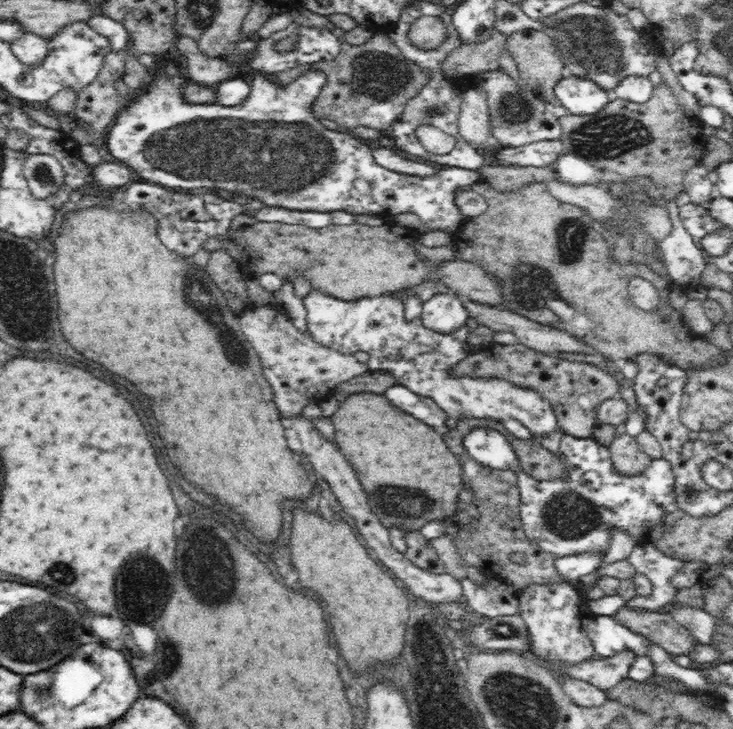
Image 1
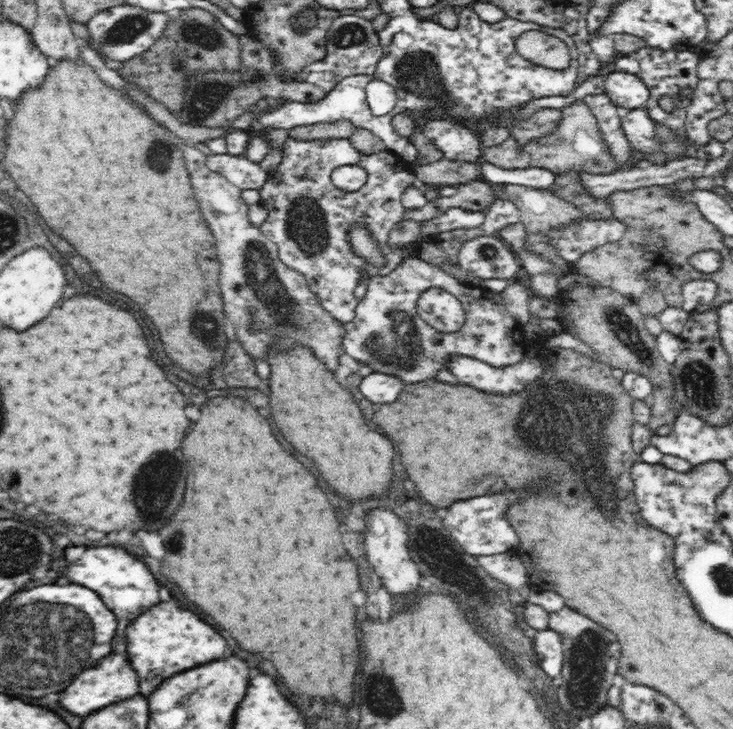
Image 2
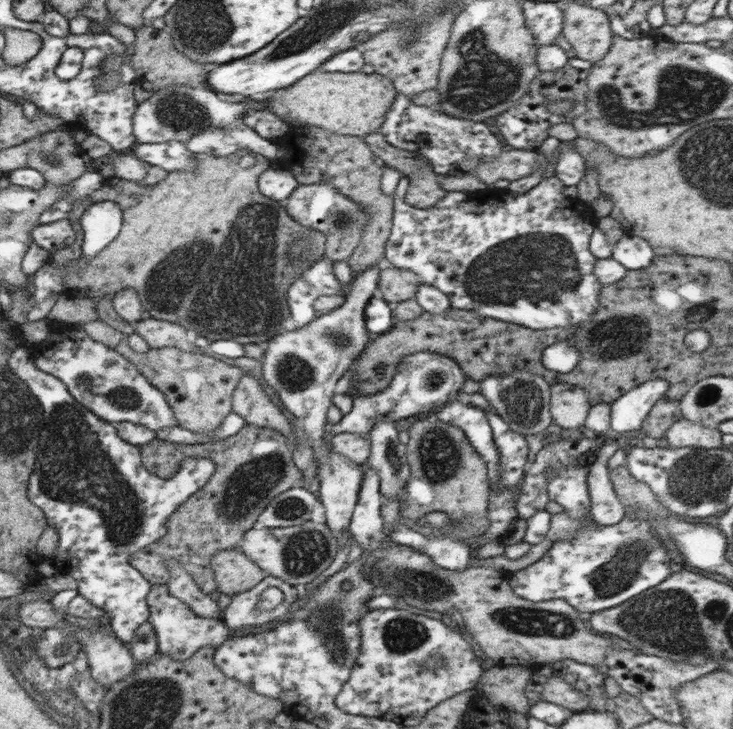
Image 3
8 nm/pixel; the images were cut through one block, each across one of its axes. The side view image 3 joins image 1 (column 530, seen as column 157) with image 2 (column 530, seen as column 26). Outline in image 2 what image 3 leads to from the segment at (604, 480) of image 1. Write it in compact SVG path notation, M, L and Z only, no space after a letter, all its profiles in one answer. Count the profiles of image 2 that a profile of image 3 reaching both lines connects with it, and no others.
M525 351L524 358L517 364L503 368L490 368L467 356L452 356L445 362L462 384L486 390L488 394L522 392L540 380L544 373L543 364L533 351Z

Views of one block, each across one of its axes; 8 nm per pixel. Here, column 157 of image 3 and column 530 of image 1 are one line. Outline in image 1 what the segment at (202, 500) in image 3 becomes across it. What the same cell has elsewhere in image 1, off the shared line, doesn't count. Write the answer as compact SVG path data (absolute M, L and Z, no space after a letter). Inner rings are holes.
M470 418L460 420L456 425L457 428L448 432L448 438L444 436L444 440L452 448L456 458L460 460L462 483L463 485L470 484L470 489L474 489L475 500L472 500L472 505L466 511L454 512L452 516L443 518L443 534L448 533L454 537L458 552L462 555L462 561L471 571L502 578L504 582L512 583L520 590L531 584L544 585L562 582L553 563L554 557L540 552L532 540L525 536L525 532L521 528L521 519L519 518L521 497L517 486L517 474L512 470L492 468L476 461L475 457L464 449L463 441L475 429L491 429L500 432L512 445L523 472L539 481L565 477L563 461L555 453L538 445L533 439L515 438L506 431L501 421L491 418ZM516 552L523 556L522 563L512 562L512 556Z

